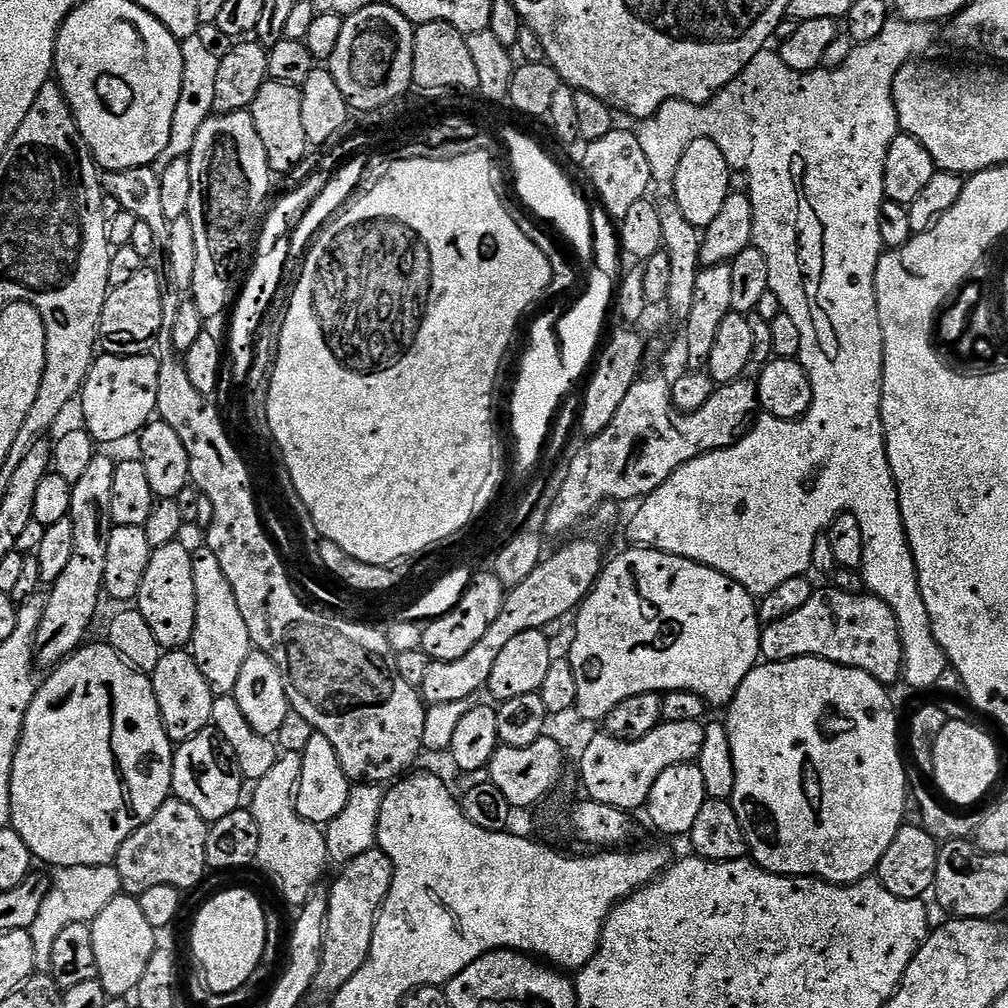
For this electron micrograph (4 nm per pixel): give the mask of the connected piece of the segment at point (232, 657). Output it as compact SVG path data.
M200 546L192 552L192 569L194 570L194 634L190 651L194 662L198 662L198 670L202 670L202 678L210 686L212 695L230 696L233 695L238 686L238 677L242 675L242 665L246 663L246 658L254 650L250 630L246 630L246 621L242 618L242 613L238 610L238 602L234 599L234 590L230 590L230 582L226 579L226 574L222 571L222 565L218 563L218 558L214 550L207 546Z

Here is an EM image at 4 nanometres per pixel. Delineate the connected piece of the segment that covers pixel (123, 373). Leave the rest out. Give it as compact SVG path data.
M100 354L93 359L90 370L84 379L84 387L78 393L78 405L84 415L83 427L88 429L97 445L116 444L119 440L135 437L156 416L158 402L158 370L160 360L152 354L143 356L110 356Z

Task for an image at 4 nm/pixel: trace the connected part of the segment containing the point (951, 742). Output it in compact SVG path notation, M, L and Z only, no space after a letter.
M949 719L947 726L938 734L938 742L934 746L934 762L930 769L934 783L943 799L953 806L976 806L980 799L991 790L1000 776L1000 752L996 744L980 728L967 724L964 720Z

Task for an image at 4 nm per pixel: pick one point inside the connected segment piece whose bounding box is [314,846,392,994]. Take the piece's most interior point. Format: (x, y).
(358, 893)

